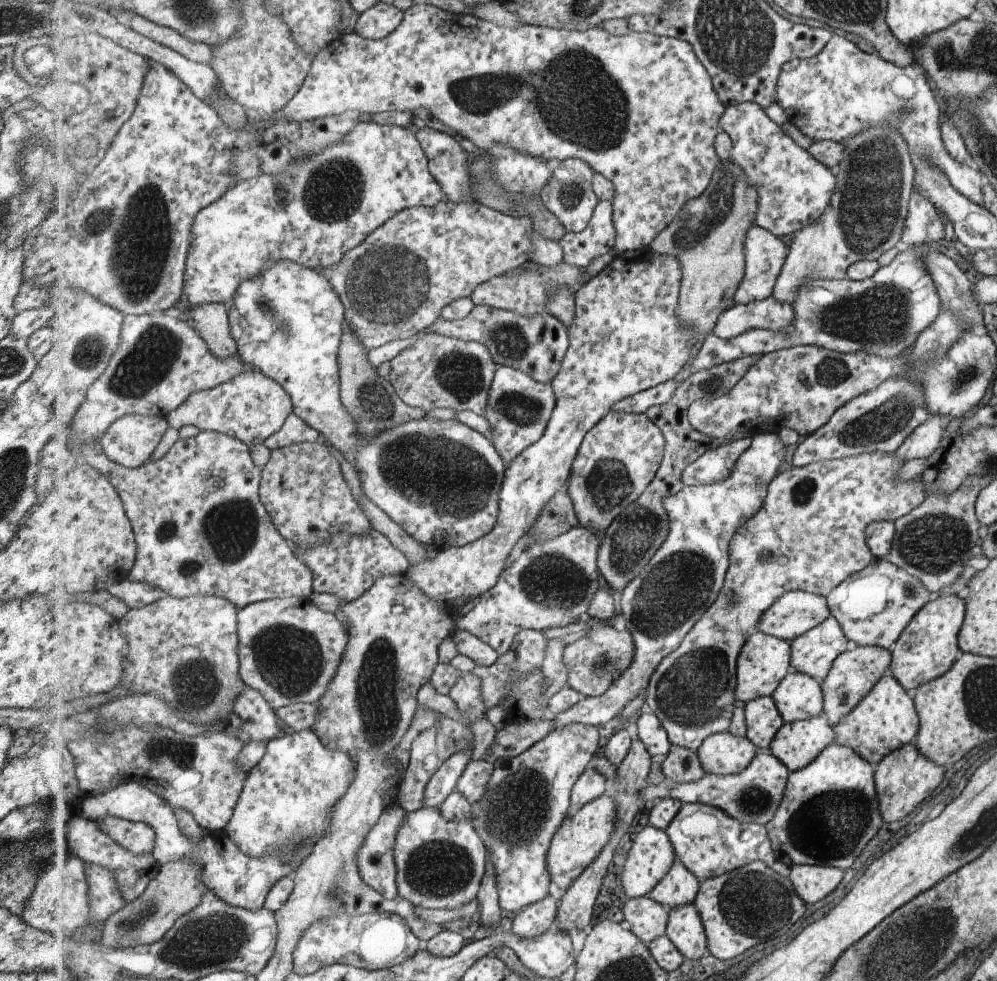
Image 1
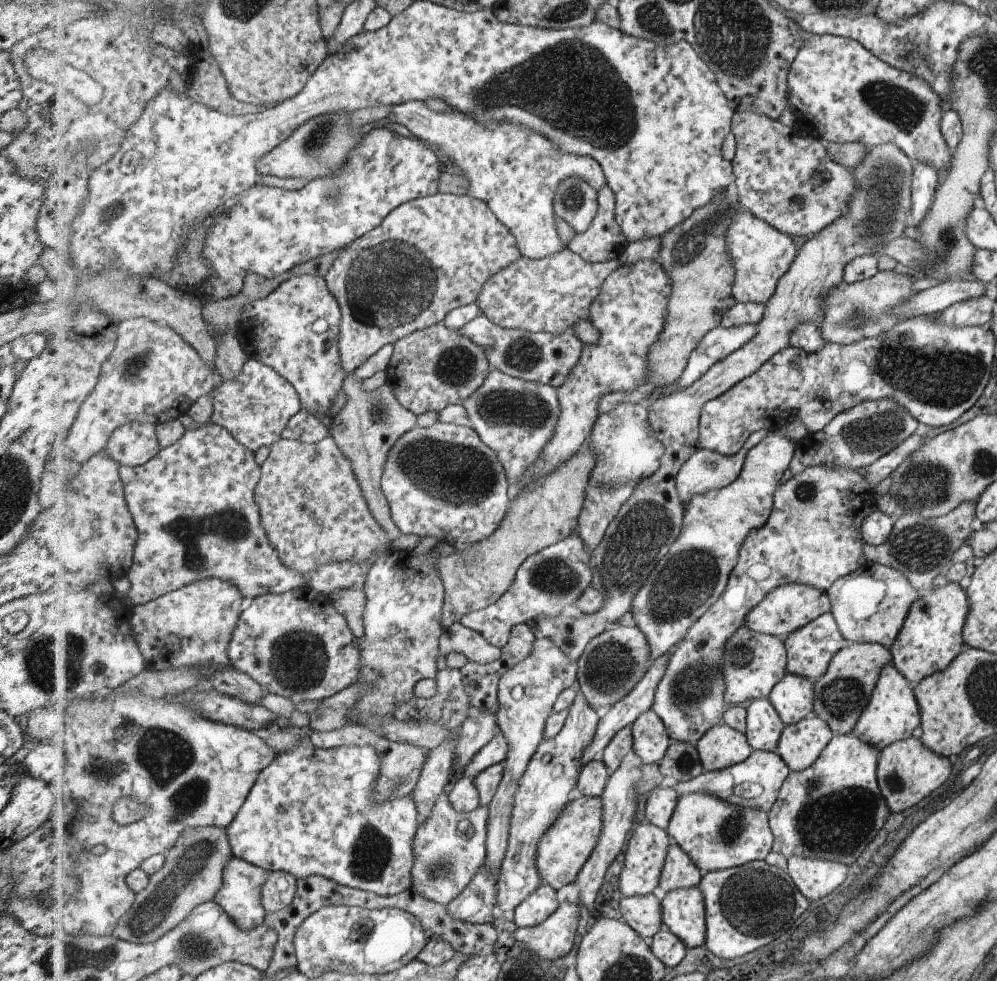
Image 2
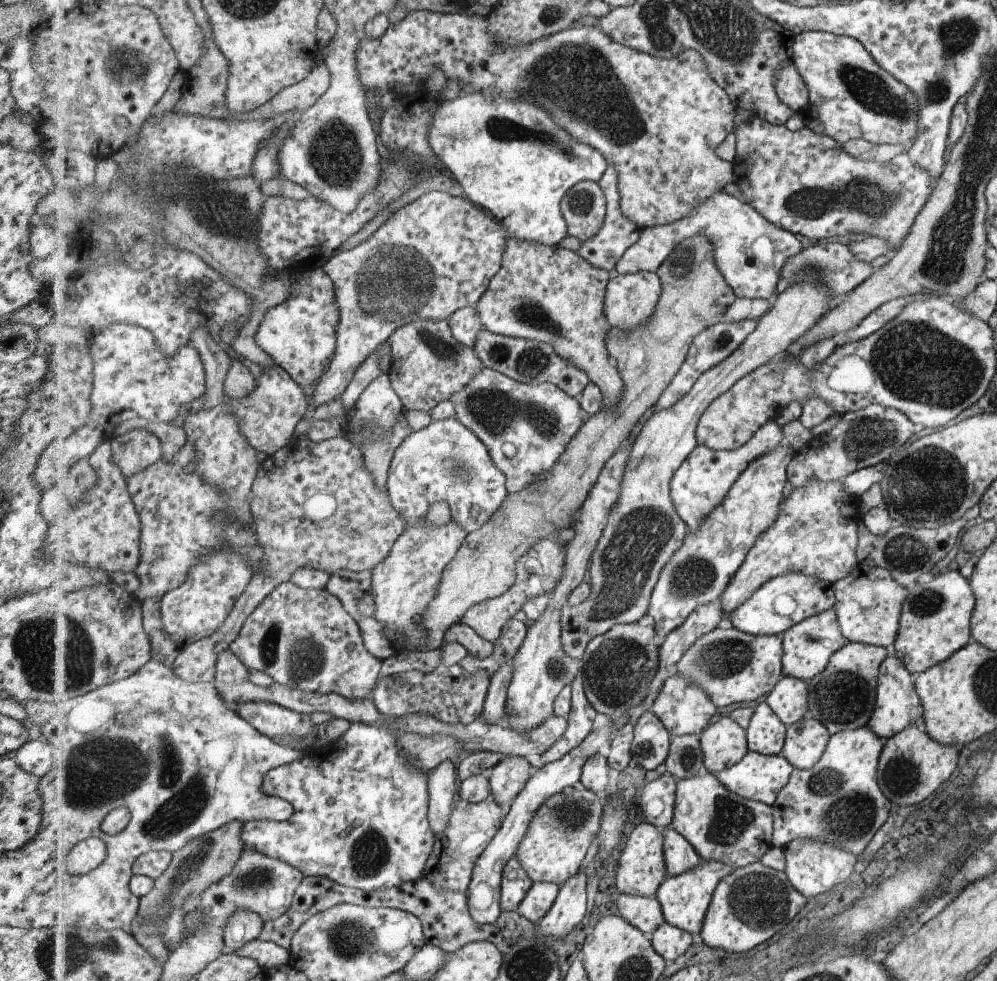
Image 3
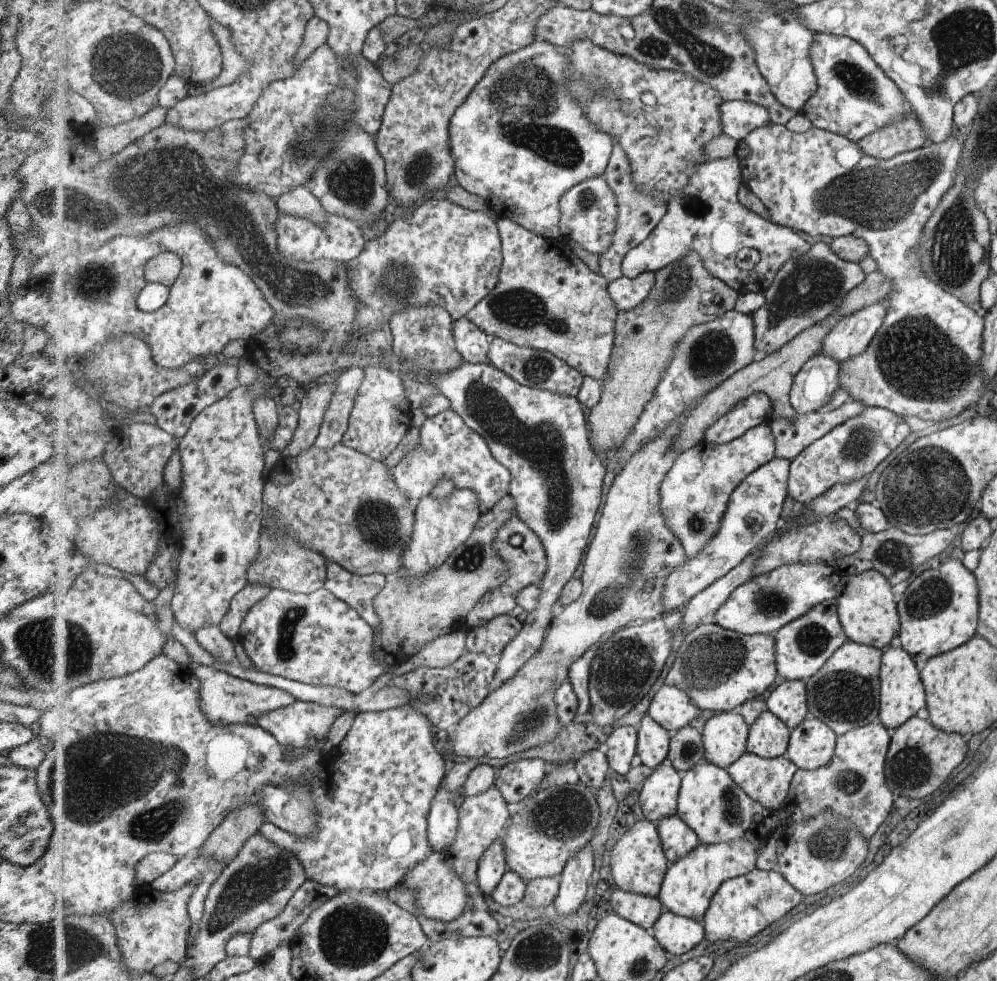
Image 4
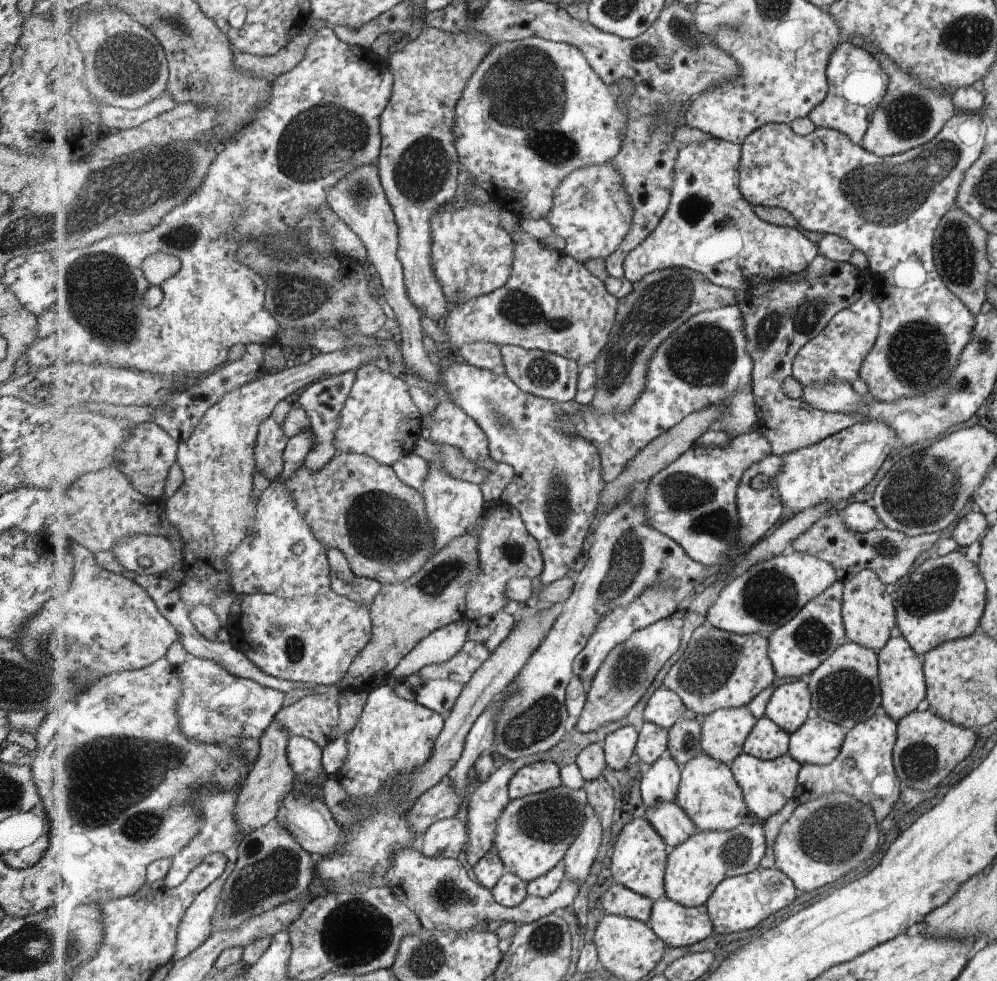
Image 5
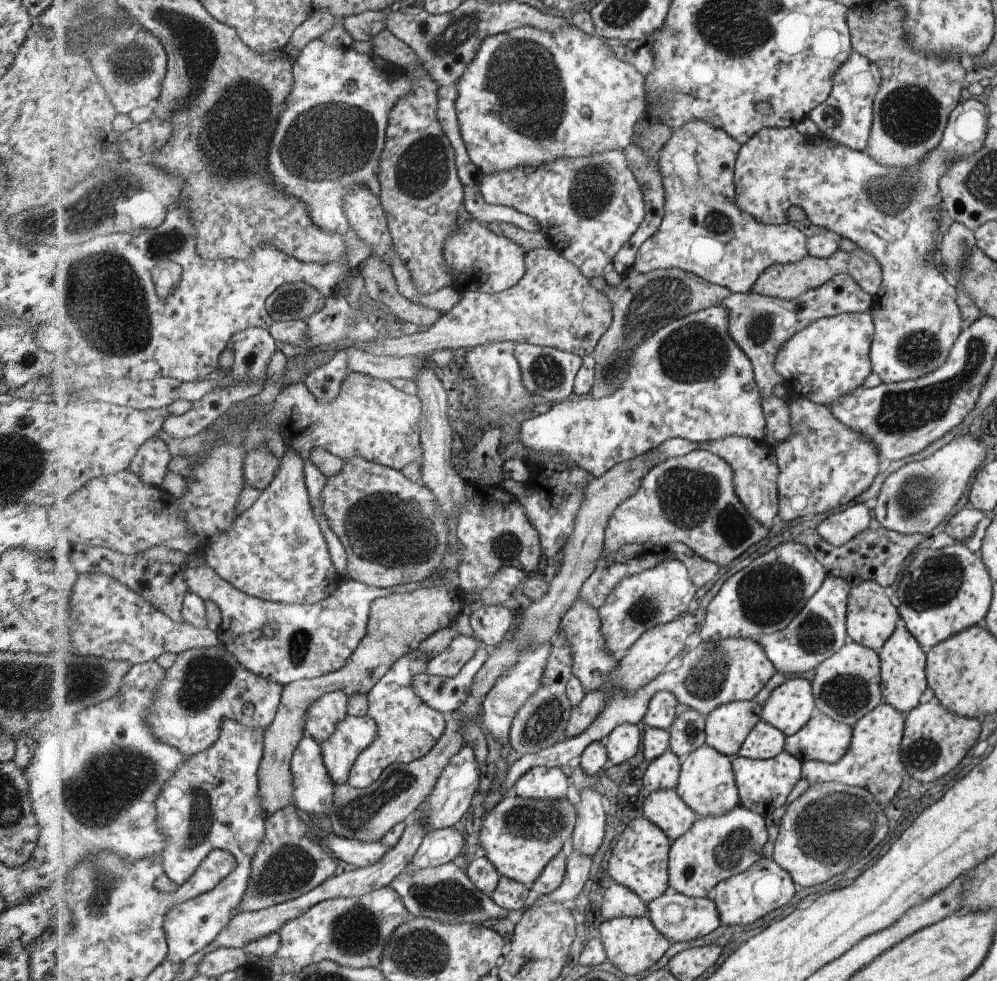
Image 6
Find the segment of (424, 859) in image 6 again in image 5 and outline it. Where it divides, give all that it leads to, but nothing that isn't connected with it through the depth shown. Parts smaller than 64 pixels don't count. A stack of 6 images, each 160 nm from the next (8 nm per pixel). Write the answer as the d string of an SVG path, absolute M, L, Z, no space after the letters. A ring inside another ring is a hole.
M462 815L439 820L427 830L419 849L427 857L457 859L468 841L468 831Z

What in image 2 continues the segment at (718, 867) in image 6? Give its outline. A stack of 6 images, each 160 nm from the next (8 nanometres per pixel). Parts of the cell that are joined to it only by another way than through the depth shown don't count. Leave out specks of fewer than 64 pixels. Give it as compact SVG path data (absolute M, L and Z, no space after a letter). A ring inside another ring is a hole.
M700 886L671 891L662 900L664 924L689 948L706 944L706 900Z

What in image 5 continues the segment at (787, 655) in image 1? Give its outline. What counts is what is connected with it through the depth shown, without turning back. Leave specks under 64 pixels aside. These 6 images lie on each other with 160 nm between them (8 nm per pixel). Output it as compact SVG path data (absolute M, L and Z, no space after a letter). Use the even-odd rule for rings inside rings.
M712 625L693 634L685 656L673 664L662 679L662 686L679 694L686 707L696 714L711 715L720 709L749 705L777 678L770 660L768 637L739 635Z

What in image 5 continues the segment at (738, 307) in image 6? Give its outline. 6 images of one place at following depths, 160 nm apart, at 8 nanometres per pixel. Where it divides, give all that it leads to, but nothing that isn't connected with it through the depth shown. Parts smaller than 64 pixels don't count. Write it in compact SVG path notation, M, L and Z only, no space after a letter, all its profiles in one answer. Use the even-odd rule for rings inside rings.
M819 254L813 263L806 269L806 280L799 282L789 282L784 280L780 282L777 288L773 288L767 296L751 297L748 300L739 302L744 320L746 321L747 346L751 356L754 358L754 392L758 405L758 431L767 436L771 442L773 453L776 456L785 456L795 450L814 446L824 442L827 438L849 429L855 424L866 421L865 410L855 412L855 414L843 414L839 412L825 412L813 409L802 399L790 398L783 390L783 383L792 376L794 361L799 352L806 347L816 335L821 334L823 330L834 320L839 312L850 308L855 302L863 299L866 294L866 280L859 268L847 261L833 261Z

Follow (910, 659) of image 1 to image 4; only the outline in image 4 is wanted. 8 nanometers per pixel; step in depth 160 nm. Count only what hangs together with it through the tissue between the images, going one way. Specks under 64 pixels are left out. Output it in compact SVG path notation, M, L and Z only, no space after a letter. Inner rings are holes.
M956 559L947 560L939 563L937 568L929 568L915 576L905 588L903 594L898 598L899 621L901 622L901 631L898 639L901 647L913 658L919 670L923 667L931 656L943 654L958 648L961 644L967 643L976 635L978 628L978 588L977 578L973 578L961 562Z

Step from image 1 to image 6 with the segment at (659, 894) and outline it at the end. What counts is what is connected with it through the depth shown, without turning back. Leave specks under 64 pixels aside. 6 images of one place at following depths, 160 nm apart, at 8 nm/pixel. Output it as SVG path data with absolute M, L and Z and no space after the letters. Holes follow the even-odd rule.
M676 789L658 790L643 802L643 816L652 820L675 842L698 821L698 814L679 796Z

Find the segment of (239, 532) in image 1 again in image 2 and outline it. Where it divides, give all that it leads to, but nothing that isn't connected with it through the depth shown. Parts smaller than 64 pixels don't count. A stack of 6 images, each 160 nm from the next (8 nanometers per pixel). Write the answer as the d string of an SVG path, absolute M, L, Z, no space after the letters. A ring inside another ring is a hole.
M213 422L197 429L187 428L181 440L178 440L175 444L167 448L162 448L159 454L147 462L147 464L143 466L139 465L138 467L122 465L120 473L126 492L128 508L134 516L134 521L139 531L138 543L134 550L134 563L127 574L132 584L129 597L133 605L150 603L167 593L205 579L223 579L224 581L229 581L231 584L238 586L238 589L245 598L252 598L252 600L265 595L280 595L284 592L307 586L310 575L304 575L302 572L289 568L280 559L277 547L271 542L263 526L262 512L256 499L256 488L262 479L262 465L256 460L256 453L248 449L244 444L241 444L227 428Z

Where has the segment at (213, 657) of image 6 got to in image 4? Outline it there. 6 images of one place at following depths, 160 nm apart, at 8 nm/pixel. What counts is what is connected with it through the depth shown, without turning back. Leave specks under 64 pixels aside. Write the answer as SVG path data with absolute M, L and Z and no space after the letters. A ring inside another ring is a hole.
M194 662L192 669L201 682L199 698L202 701L202 710L207 716L206 720L211 720L211 724L219 726L231 726L231 724L260 726L259 720L269 712L275 712L279 708L291 707L291 704L298 702L291 692L239 679L230 673L219 671L213 667Z

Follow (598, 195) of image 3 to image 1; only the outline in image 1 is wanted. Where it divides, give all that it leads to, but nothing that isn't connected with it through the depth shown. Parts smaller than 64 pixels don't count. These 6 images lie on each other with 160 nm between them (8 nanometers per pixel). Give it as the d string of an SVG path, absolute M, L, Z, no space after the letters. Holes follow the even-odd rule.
M581 159L566 160L556 168L550 183L541 192L543 205L558 219L568 233L582 232L594 219L594 211L599 205L600 197L594 192L594 171Z

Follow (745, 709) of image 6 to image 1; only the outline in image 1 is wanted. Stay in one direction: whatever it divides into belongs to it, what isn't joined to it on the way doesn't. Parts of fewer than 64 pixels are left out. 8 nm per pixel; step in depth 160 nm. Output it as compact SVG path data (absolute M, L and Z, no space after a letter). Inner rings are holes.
M726 731L709 736L699 748L698 756L706 773L723 775L743 772L758 752L748 737Z

